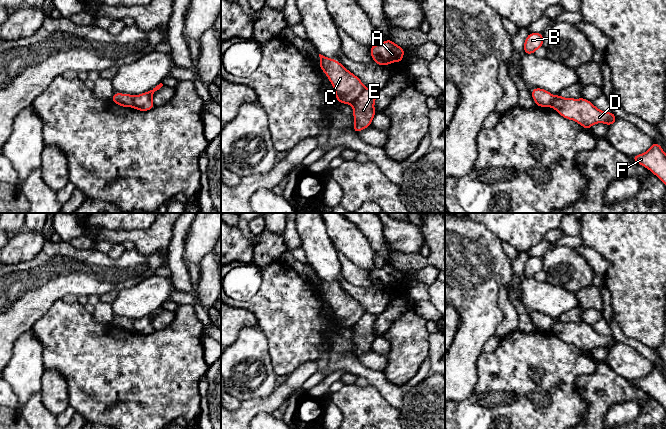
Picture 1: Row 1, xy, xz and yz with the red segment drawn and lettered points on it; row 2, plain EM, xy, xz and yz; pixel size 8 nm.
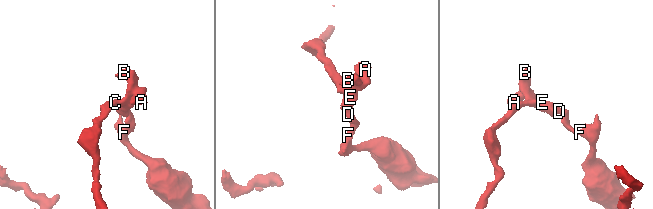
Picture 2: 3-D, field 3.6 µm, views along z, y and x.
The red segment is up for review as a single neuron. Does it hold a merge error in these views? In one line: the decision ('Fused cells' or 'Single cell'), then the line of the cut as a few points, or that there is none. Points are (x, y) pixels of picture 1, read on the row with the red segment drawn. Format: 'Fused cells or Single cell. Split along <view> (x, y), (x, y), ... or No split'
Fused cells. Split along xz (365, 88), (351, 104)

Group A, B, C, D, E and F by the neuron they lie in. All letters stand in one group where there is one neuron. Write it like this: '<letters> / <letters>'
A D E F / B C

